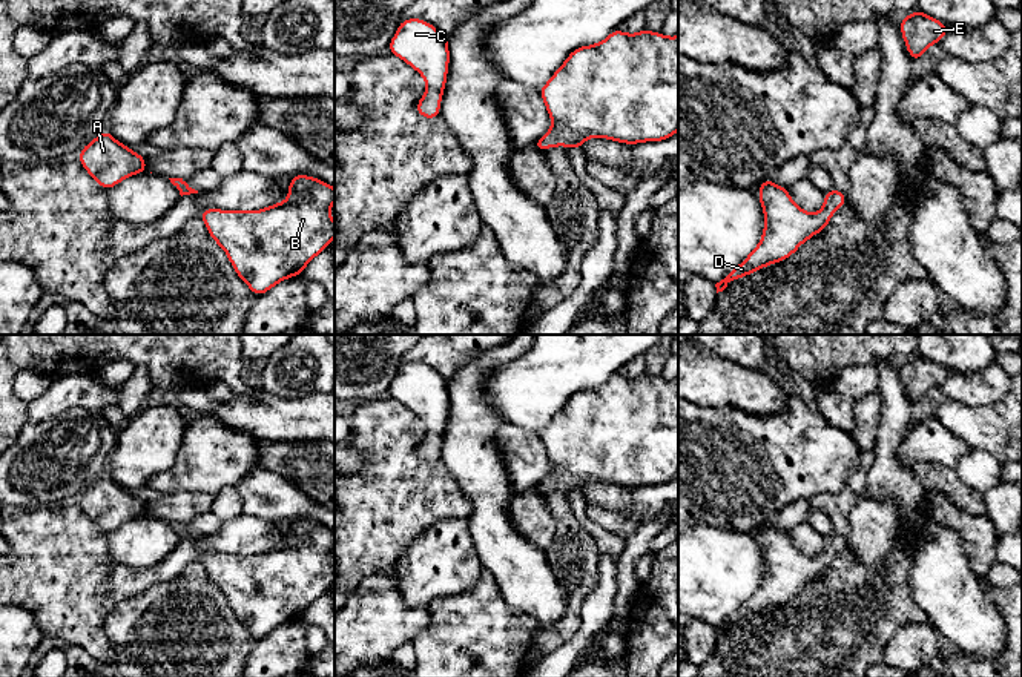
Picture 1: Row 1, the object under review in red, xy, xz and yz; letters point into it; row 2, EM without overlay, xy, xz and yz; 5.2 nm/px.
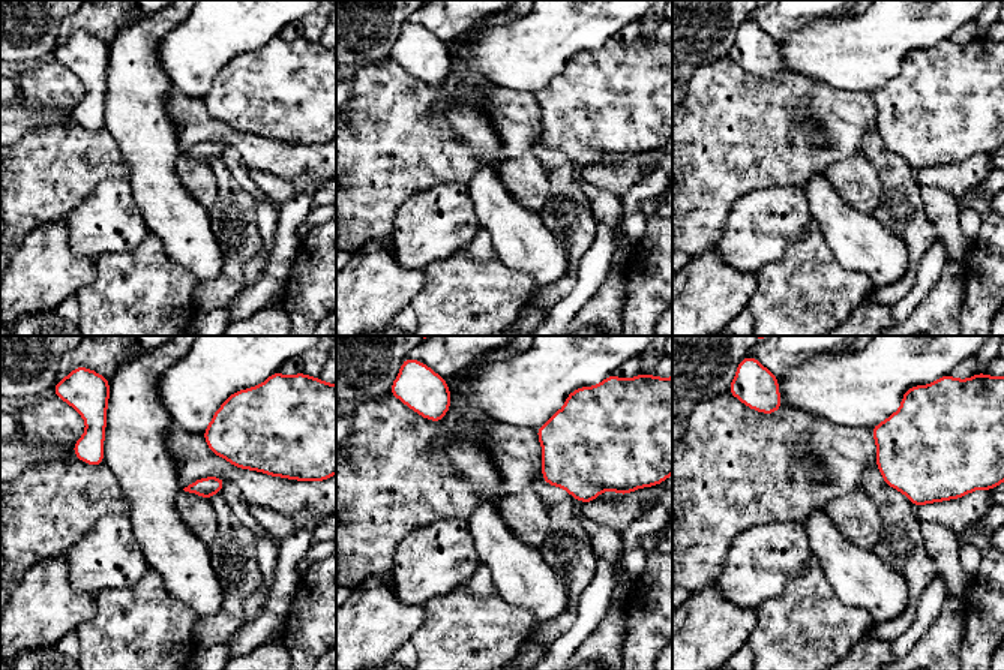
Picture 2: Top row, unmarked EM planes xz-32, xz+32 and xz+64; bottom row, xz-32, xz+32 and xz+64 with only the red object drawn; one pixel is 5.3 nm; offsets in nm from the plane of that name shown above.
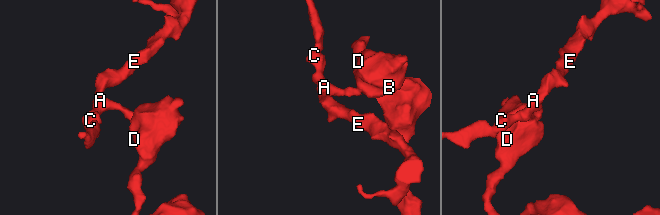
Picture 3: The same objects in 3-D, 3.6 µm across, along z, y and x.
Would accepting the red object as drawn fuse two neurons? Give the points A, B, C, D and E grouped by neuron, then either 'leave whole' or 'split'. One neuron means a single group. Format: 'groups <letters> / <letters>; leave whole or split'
groups A B C D E; leave whole

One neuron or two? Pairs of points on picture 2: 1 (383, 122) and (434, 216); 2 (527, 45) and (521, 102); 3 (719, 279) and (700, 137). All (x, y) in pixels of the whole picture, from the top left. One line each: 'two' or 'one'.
1: two
2: two
3: two

